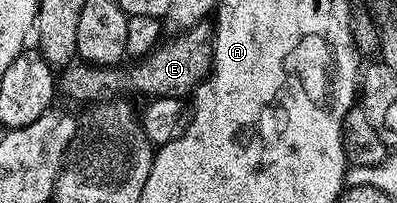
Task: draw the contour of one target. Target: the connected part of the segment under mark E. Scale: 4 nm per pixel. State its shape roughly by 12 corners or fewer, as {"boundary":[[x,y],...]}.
{"boundary":[[210,22],[127,66],[82,61],[61,75],[79,103],[118,91],[183,99],[211,71]]}

